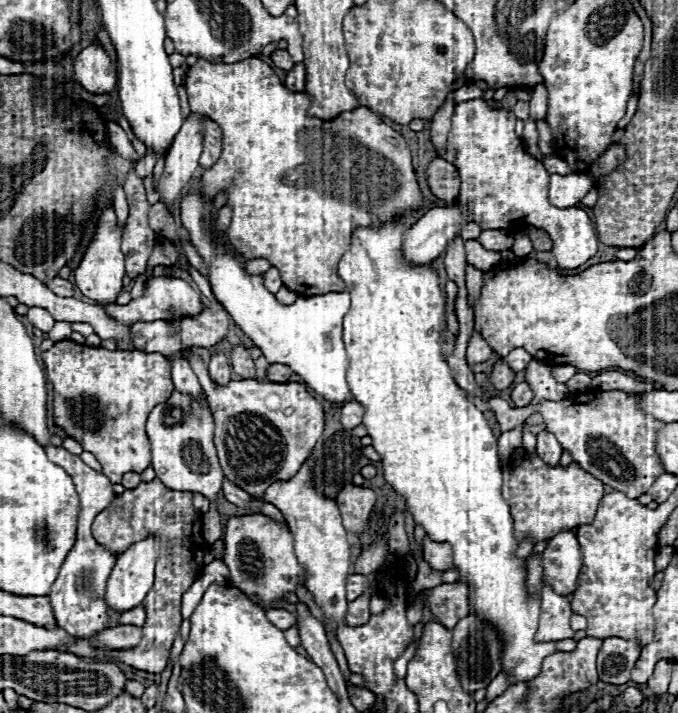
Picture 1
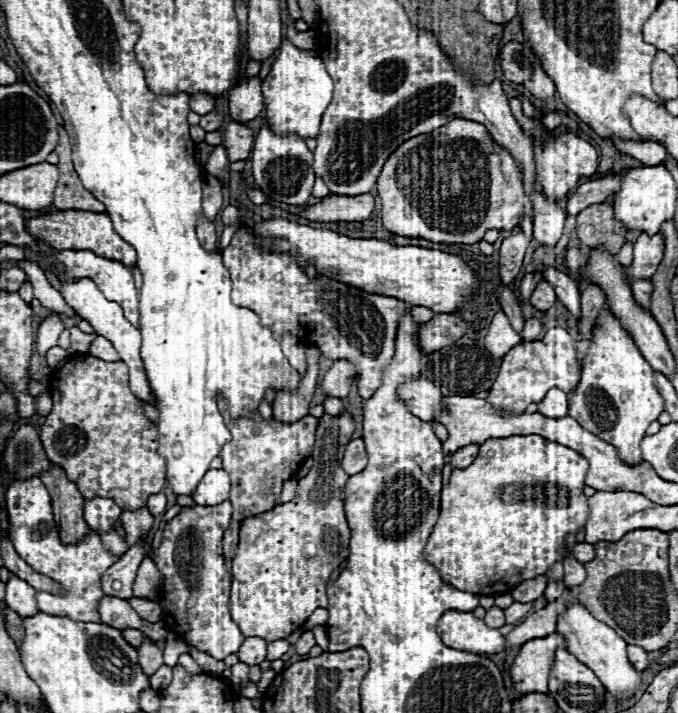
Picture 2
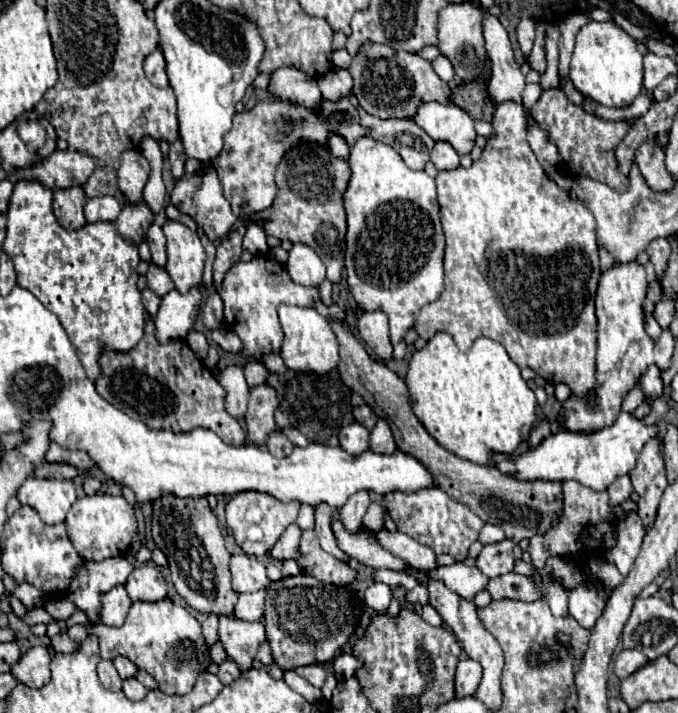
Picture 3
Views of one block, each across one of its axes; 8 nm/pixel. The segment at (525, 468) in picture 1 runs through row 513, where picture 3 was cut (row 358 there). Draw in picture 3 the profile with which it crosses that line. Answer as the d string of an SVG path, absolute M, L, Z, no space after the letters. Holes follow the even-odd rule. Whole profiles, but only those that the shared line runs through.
M504 102L496 106L494 112L494 120L492 120L492 128L494 128L494 136L490 136L486 140L486 146L482 150L482 156L468 168L456 168L456 170L448 170L448 172L440 172L436 178L436 186L438 186L438 204L440 204L440 218L442 218L442 226L444 226L444 236L446 236L446 256L444 256L444 292L440 296L440 300L428 304L422 308L418 320L416 320L416 330L420 334L420 338L428 340L432 338L436 332L448 332L454 342L458 344L460 350L468 350L472 346L472 342L478 336L486 336L492 338L496 342L500 342L506 352L512 356L512 360L524 368L532 368L538 376L542 376L546 382L550 384L558 384L564 382L566 386L570 386L572 394L576 398L588 398L588 394L596 388L596 336L598 336L598 320L594 314L594 296L596 296L596 286L598 286L598 278L600 278L600 262L598 262L598 244L596 244L596 234L594 234L594 216L592 212L580 202L580 200L572 200L570 194L562 188L558 188L558 184L554 180L550 180L546 176L546 172L542 170L540 162L536 160L532 148L528 146L526 140L526 118L524 118L524 110L522 106L518 106L516 102Z

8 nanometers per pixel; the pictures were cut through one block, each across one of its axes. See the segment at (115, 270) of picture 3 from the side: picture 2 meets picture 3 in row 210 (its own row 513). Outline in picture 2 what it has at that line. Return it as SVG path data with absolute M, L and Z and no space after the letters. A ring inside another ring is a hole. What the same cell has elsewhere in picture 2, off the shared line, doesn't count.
M28 478L28 480L16 480L8 492L6 492L6 510L8 510L8 522L10 522L10 540L14 542L16 552L20 558L24 558L36 572L60 582L64 588L62 594L50 594L50 592L38 592L38 608L46 614L56 616L68 616L72 620L82 622L100 622L100 614L96 610L100 598L104 598L100 578L102 574L120 560L120 556L112 554L104 544L96 530L90 530L80 542L76 544L62 544L58 538L58 530L52 516L52 504L48 488L42 484L42 480Z

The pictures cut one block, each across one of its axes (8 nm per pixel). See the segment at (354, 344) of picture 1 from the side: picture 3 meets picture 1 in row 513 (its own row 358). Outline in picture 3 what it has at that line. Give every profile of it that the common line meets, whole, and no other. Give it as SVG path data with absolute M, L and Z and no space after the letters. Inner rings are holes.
M438 332L436 336L432 336L432 338L428 340L428 344L426 344L422 350L416 350L416 352L412 354L410 364L408 364L408 374L406 374L406 386L408 386L408 392L410 392L412 412L414 412L416 418L422 422L422 426L426 428L426 432L428 432L440 446L444 446L446 450L454 452L456 456L460 456L460 458L464 458L464 460L472 460L472 462L476 462L476 464L490 464L490 458L488 458L490 452L512 454L512 452L518 448L518 444L530 434L530 430L532 430L532 426L534 426L534 422L536 422L536 396L534 396L534 392L526 386L526 382L522 380L520 368L510 360L510 356L506 354L506 350L504 350L504 346L502 346L500 342L494 342L494 340L484 338L484 336L476 338L474 344L472 344L472 348L470 348L468 352L460 352L458 346L454 344L452 336L448 336L446 332Z

